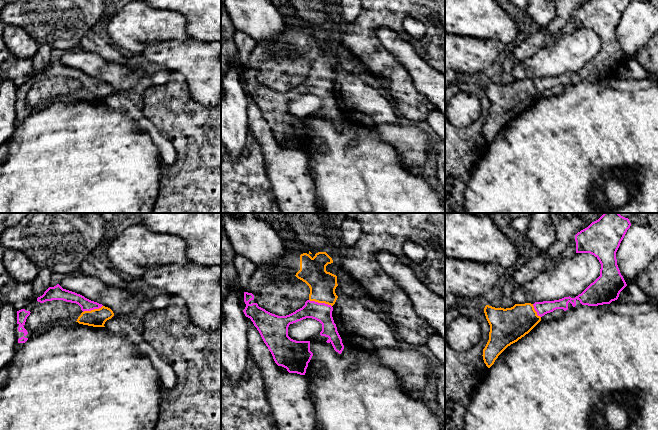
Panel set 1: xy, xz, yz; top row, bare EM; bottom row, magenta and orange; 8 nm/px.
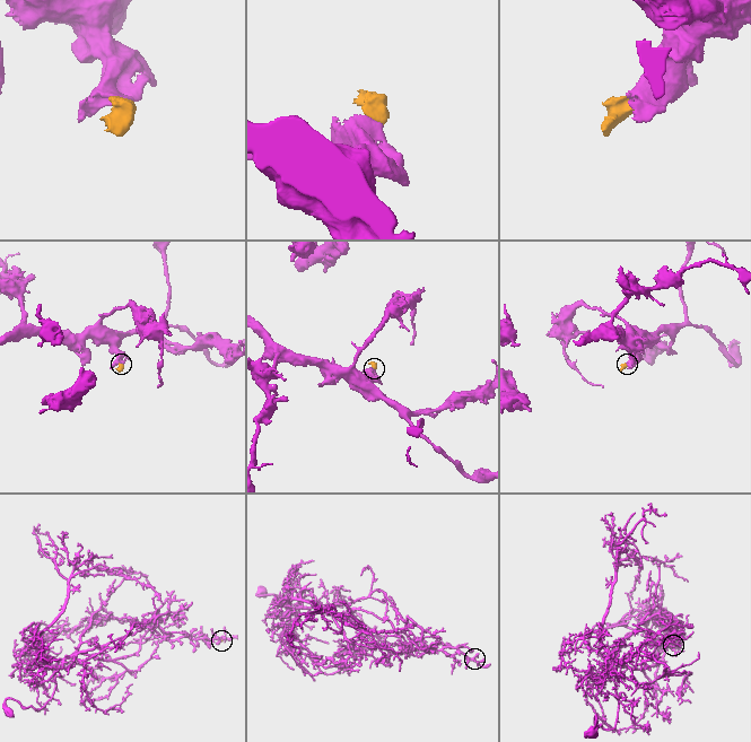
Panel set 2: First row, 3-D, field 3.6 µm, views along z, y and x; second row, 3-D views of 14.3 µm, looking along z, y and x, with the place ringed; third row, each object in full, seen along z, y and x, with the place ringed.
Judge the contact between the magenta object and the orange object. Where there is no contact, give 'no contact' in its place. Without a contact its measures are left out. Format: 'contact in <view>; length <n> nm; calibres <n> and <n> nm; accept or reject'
contact in xz; length 190 nm; calibres 150 and 220 nm; accept

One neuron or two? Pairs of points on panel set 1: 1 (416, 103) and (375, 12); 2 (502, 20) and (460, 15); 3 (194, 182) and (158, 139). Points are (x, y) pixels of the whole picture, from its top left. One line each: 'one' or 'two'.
1: one
2: one
3: two

